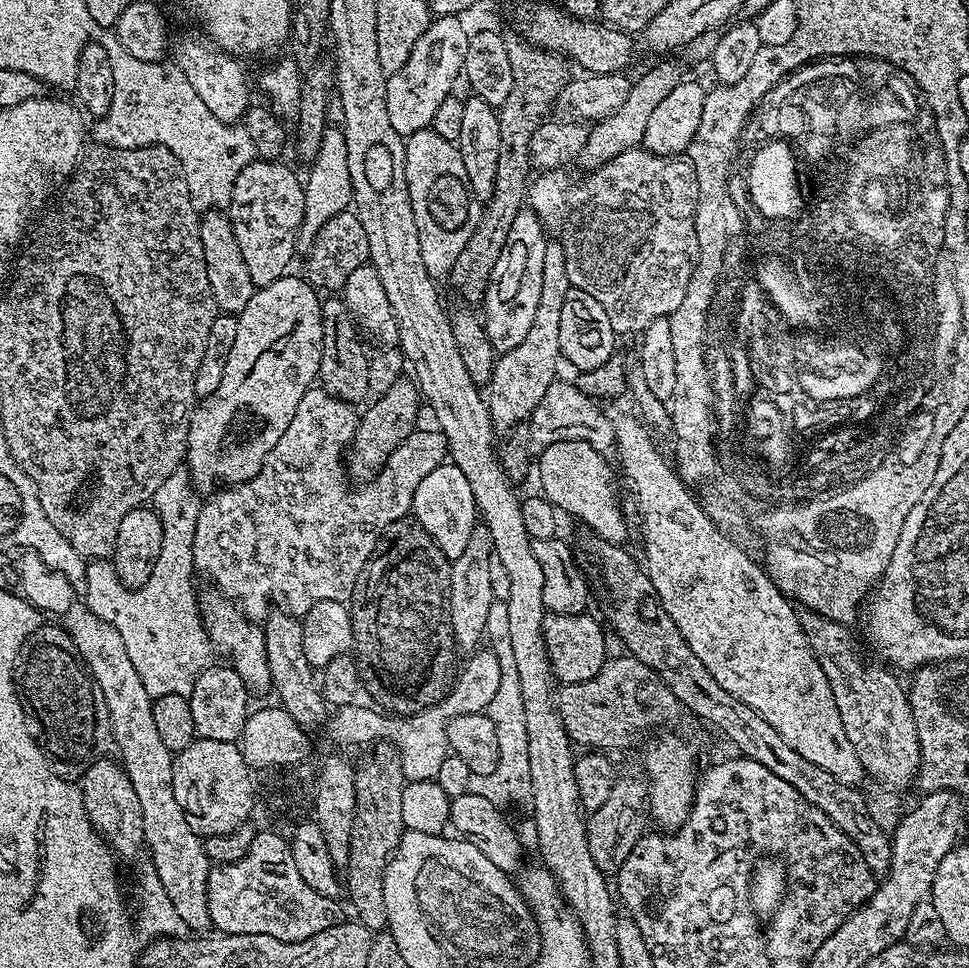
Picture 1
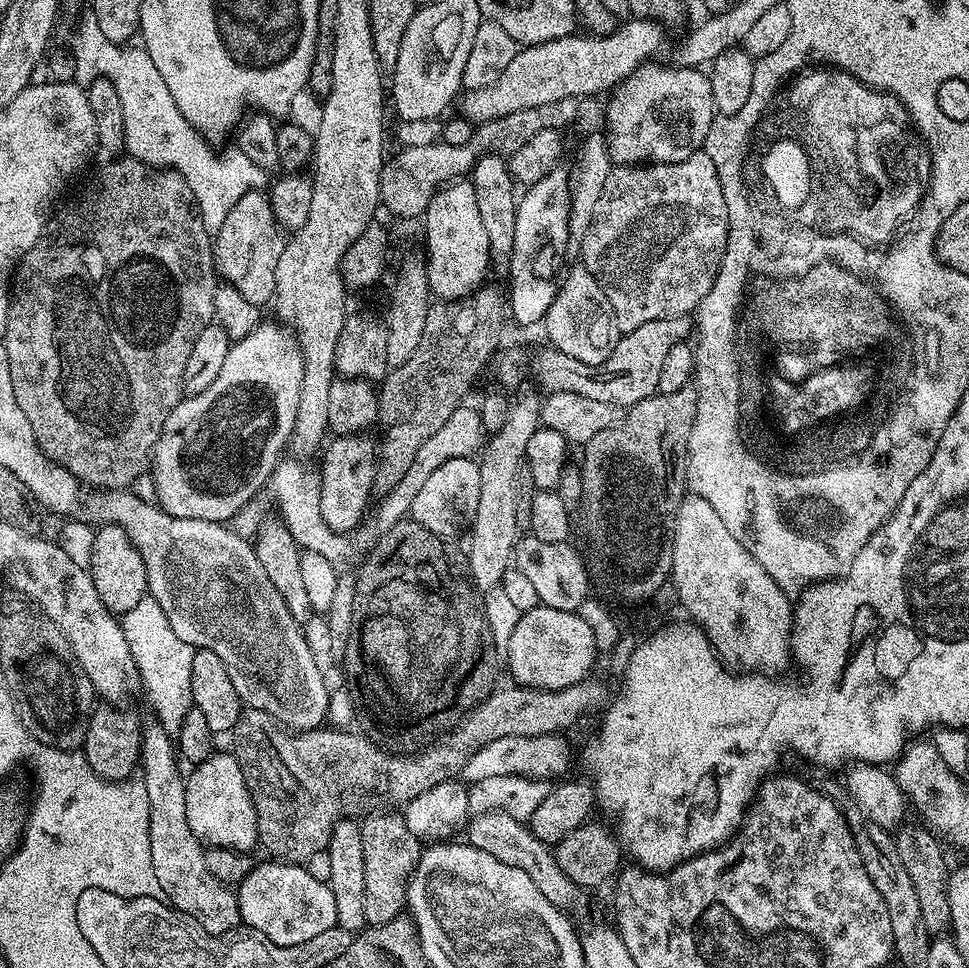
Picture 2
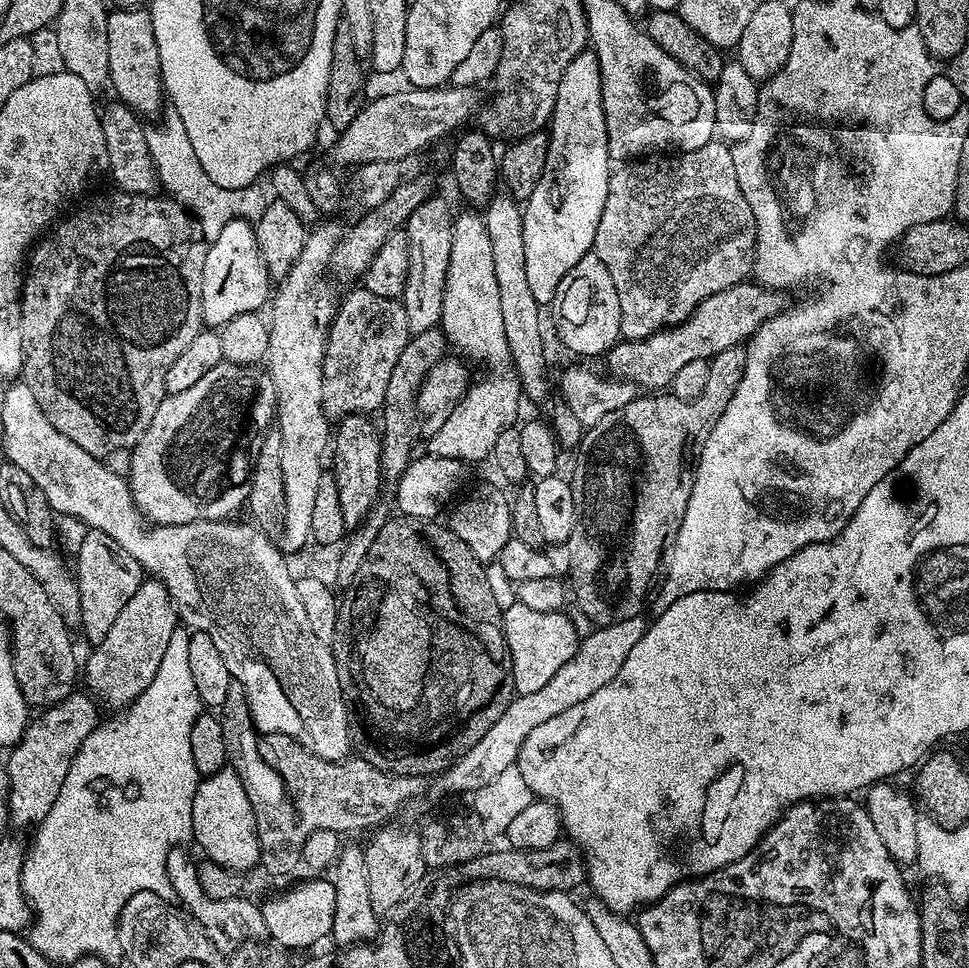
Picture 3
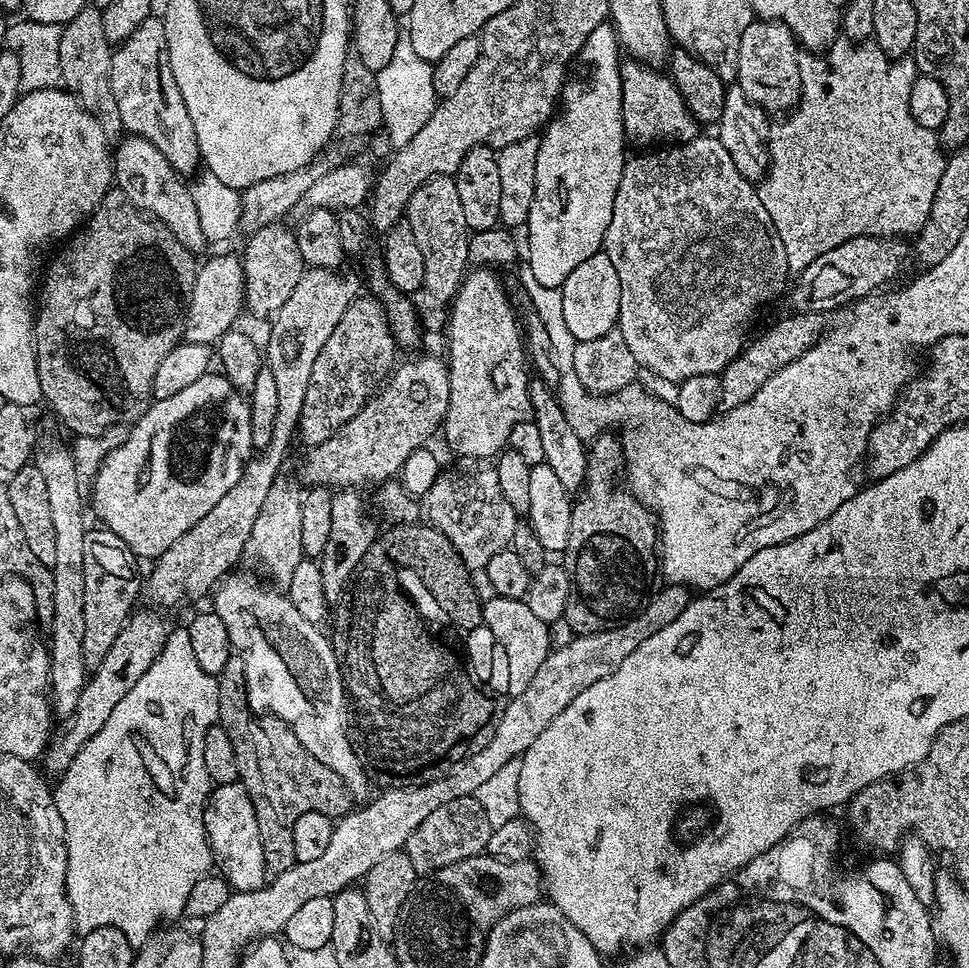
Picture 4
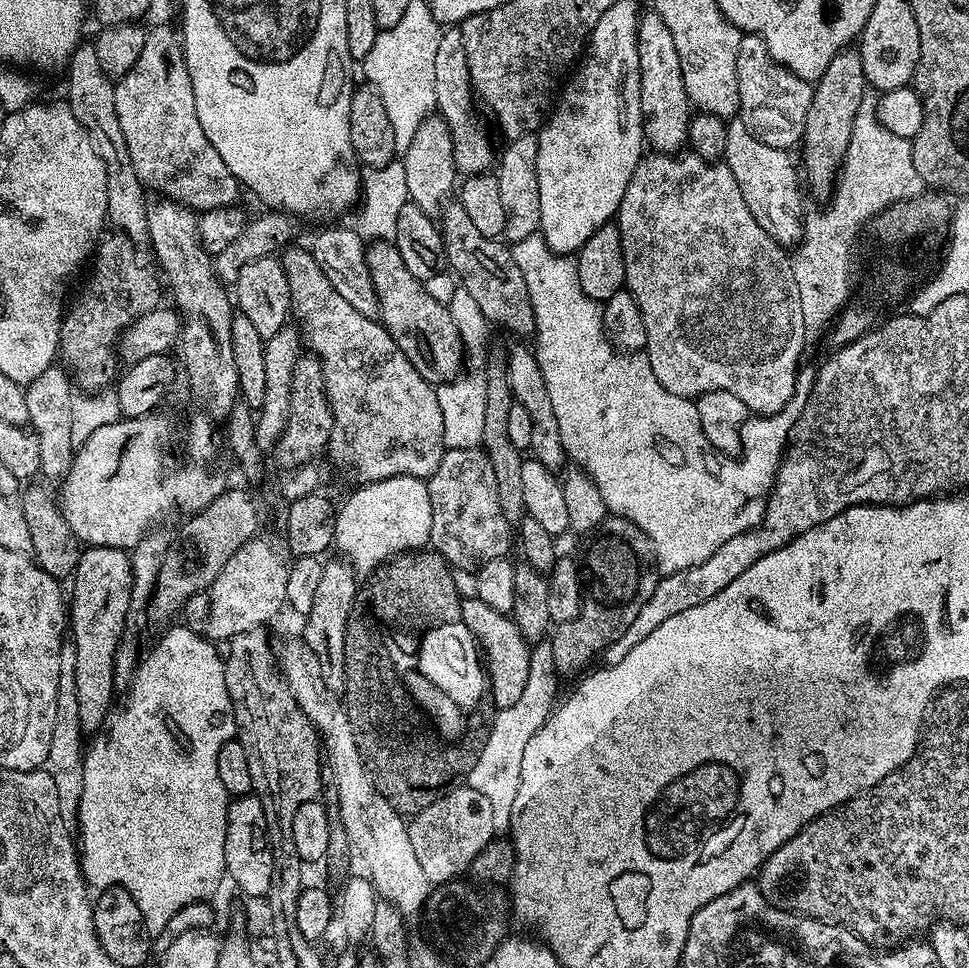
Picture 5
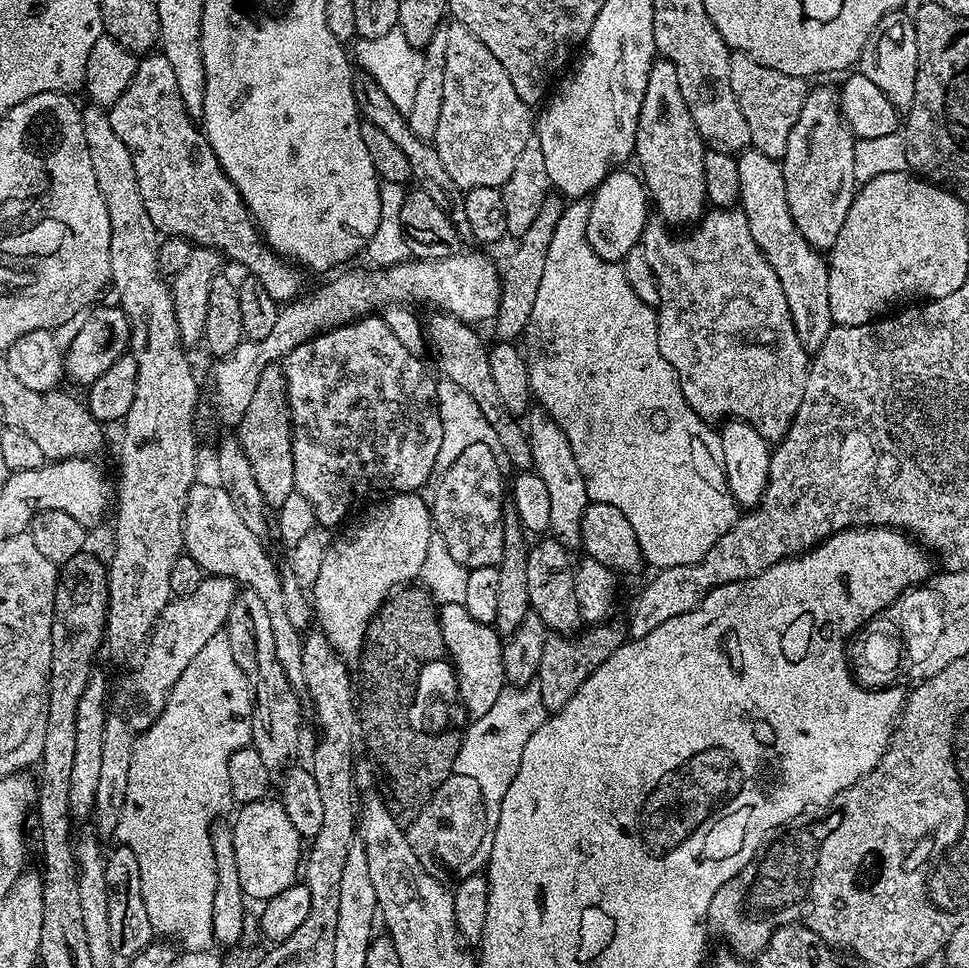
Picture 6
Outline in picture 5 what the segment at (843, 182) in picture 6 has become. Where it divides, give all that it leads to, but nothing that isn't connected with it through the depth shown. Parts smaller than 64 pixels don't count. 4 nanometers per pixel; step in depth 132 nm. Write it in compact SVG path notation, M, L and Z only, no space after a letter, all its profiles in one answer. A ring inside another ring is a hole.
M852 46L836 55L830 66L826 66L819 80L815 81L802 137L802 149L804 148L802 176L806 181L806 188L808 184L809 190L821 202L827 201L836 187L837 176L851 140L851 131L854 130L856 112L865 95L866 81L862 70L862 58L859 51Z

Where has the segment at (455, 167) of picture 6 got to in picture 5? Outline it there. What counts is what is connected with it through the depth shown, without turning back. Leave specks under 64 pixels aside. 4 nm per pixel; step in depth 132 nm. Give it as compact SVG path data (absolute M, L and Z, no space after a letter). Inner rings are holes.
M452 26L441 31L438 36L438 54L434 54L434 94L435 111L448 124L452 132L452 153L457 173L476 176L479 172L489 171L494 164L492 140L484 133L484 128L472 117L472 79L466 62L466 46L462 42L459 27Z

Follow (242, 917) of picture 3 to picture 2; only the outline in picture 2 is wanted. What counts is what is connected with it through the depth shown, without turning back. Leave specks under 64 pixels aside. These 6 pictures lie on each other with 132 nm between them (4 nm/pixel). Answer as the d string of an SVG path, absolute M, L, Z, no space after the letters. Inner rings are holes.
M149 724L140 737L138 772L150 802L150 854L158 886L163 887L164 897L172 907L195 915L209 934L232 932L240 924L236 892L206 870L205 845L186 822L186 776L180 773L177 745L162 724Z

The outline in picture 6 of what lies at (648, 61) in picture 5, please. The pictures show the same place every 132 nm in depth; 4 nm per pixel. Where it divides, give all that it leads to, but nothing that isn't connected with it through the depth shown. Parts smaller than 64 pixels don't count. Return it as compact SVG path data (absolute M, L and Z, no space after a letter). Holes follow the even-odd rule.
M657 58L650 66L650 78L646 78L646 94L642 98L642 110L638 114L638 130L636 131L636 150L634 160L640 163L639 175L654 208L660 212L659 219L669 226L688 224L692 226L699 221L706 211L706 170L702 170L706 145L694 126L694 118L690 118L690 106L686 106L686 98L682 98L682 86L678 83L678 72L669 60Z

